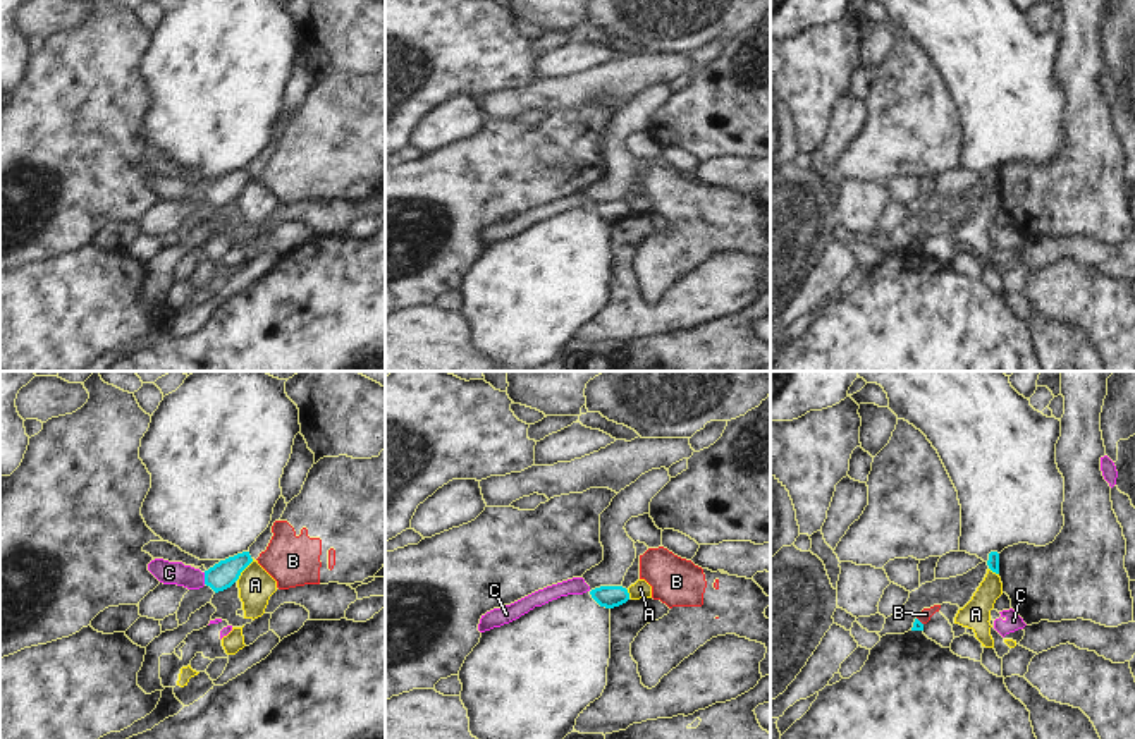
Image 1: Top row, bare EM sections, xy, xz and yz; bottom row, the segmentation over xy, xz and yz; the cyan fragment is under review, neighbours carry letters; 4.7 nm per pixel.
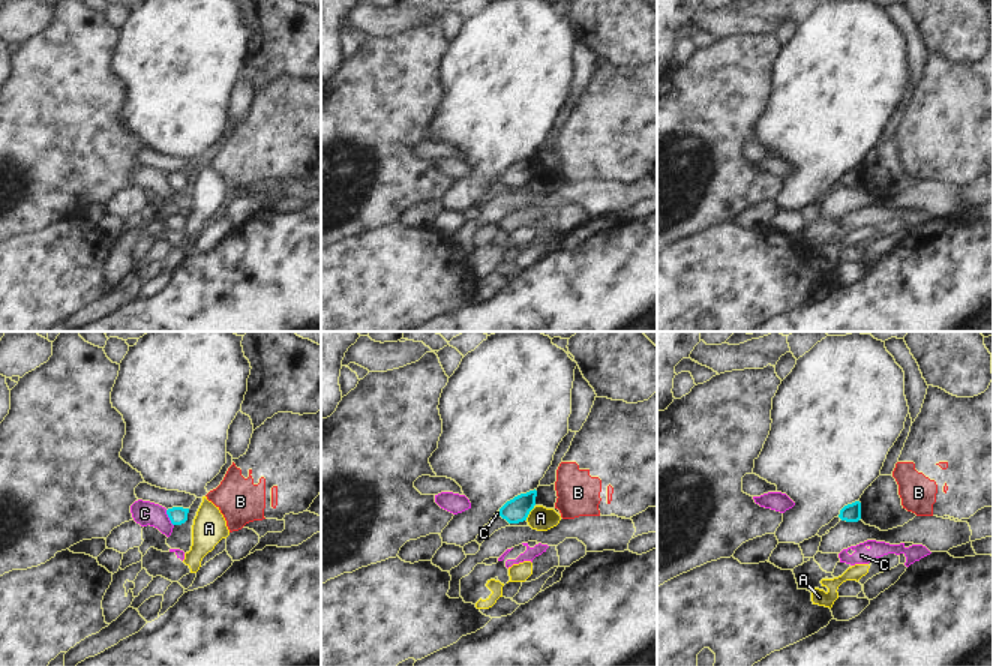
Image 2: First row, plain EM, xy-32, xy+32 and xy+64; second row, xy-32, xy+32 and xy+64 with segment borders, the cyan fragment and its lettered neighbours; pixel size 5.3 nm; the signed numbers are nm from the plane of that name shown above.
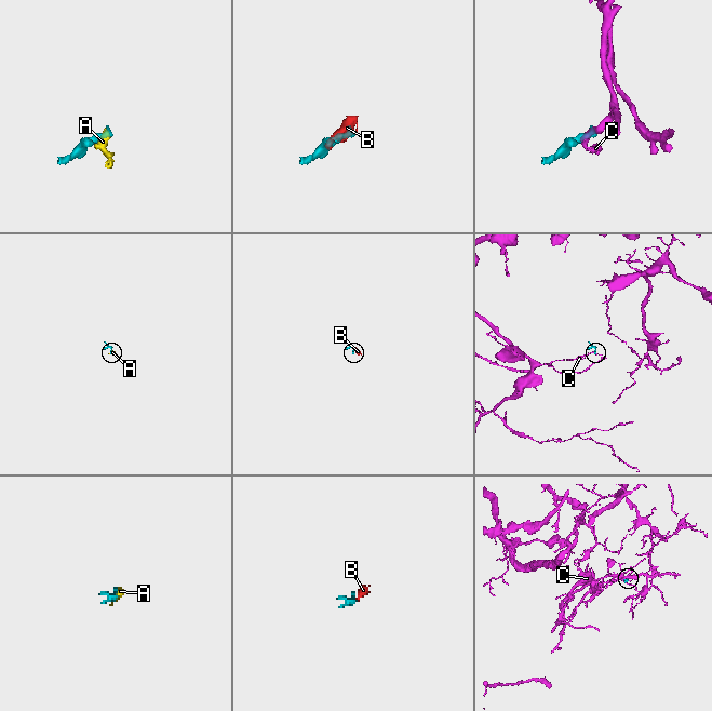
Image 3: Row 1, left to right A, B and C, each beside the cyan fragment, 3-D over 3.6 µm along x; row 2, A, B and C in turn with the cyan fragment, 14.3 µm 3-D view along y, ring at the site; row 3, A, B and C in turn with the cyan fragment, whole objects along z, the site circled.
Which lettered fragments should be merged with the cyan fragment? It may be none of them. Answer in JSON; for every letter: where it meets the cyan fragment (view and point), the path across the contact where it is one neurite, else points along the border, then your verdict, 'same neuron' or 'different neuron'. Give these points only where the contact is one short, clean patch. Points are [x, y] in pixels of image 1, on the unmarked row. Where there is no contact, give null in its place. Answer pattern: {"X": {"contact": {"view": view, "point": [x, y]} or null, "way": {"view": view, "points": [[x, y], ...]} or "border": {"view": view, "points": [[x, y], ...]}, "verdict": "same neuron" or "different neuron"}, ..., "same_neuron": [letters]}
{"A": {"contact": {"view": "xy", "point": [245, 183]}, "border": {"view": "xy", "points": [[253, 174], [236, 195]]}, "verdict": "different neuron"}, "B": {"contact": {"view": "yz", "point": [919, 236]}, "border": {"view": "yz", "points": [[917, 232], [922, 239]]}, "verdict": "different neuron"}, "C": {"contact": {"view": "xy", "point": [205, 193]}, "border": {"view": "xy", "points": [[203, 188], [205, 198]]}, "verdict": "different neuron"}, "same_neuron": []}

